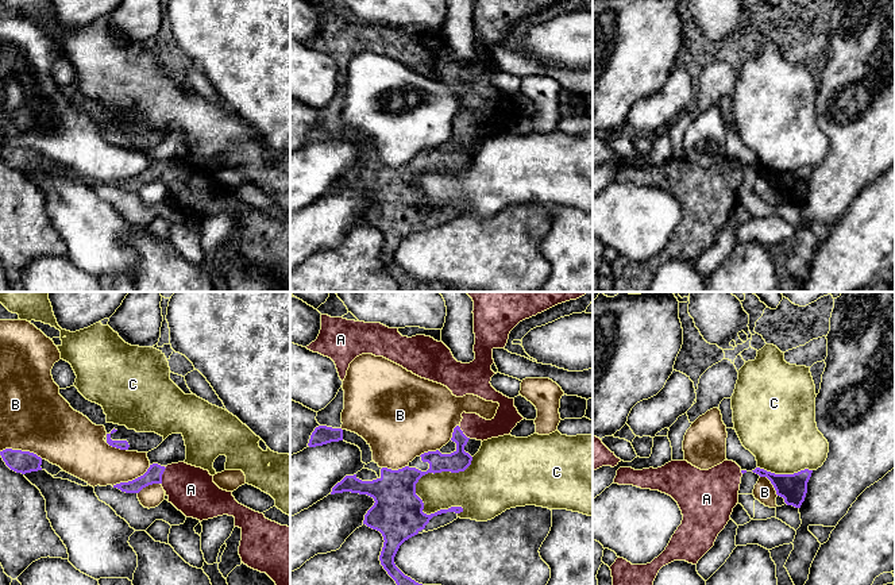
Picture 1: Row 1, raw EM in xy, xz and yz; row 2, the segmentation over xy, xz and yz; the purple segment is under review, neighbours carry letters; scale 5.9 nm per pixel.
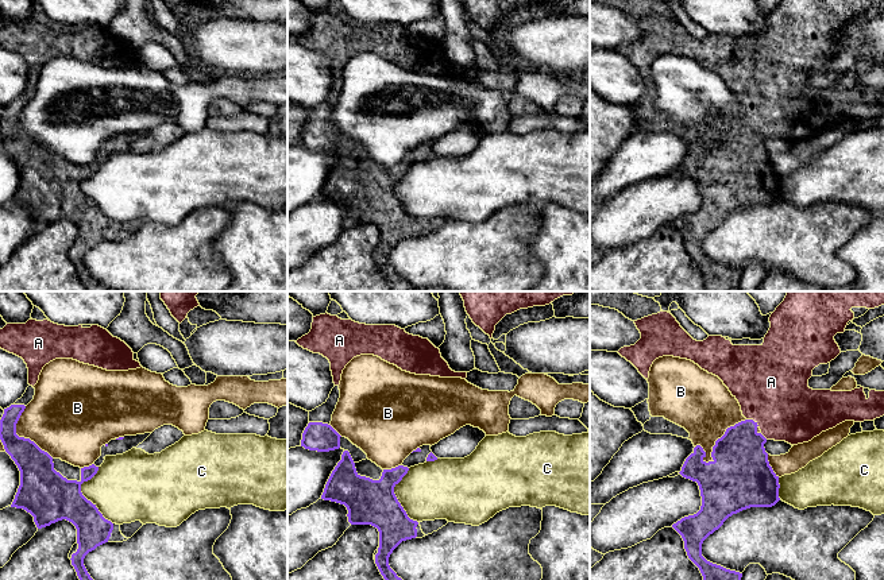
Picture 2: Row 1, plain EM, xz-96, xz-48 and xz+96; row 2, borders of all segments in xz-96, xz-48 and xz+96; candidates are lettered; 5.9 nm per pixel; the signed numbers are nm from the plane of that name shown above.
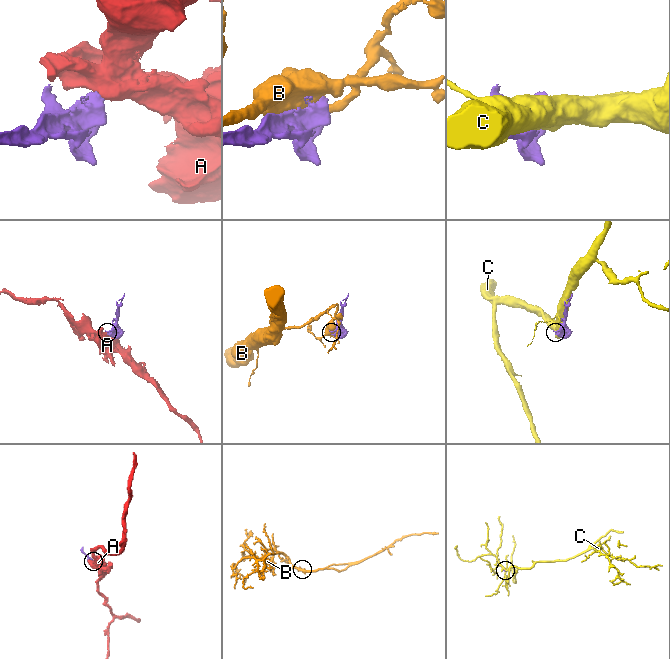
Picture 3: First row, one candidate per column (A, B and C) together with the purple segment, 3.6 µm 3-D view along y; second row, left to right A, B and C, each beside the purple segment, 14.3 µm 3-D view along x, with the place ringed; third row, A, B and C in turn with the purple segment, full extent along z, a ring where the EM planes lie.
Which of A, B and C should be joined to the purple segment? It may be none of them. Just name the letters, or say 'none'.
A

